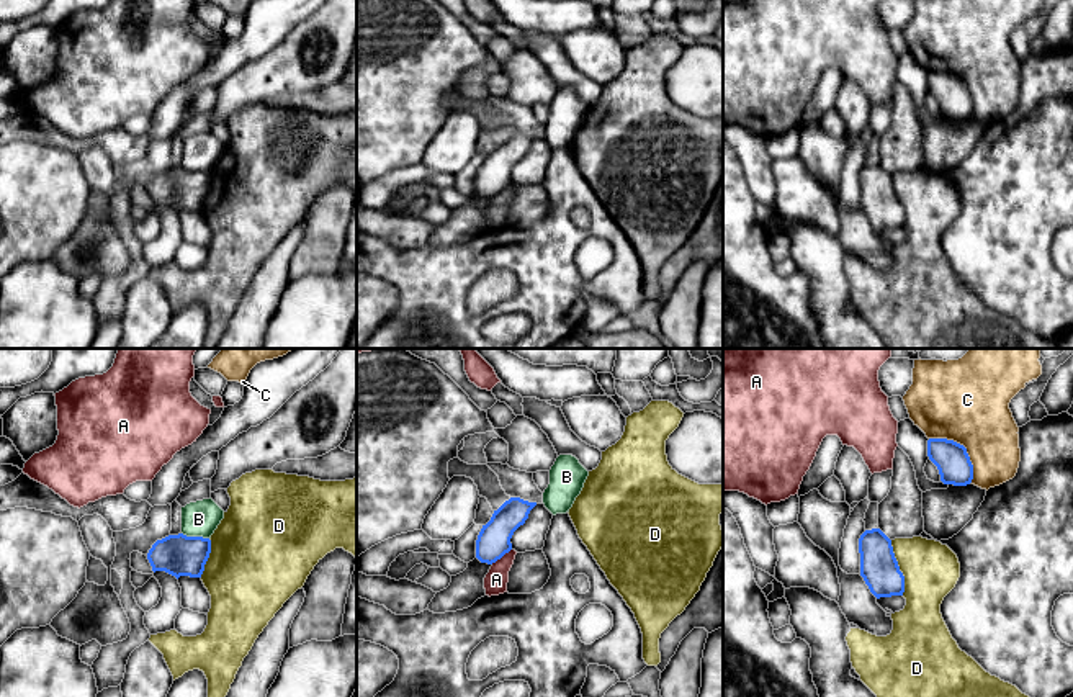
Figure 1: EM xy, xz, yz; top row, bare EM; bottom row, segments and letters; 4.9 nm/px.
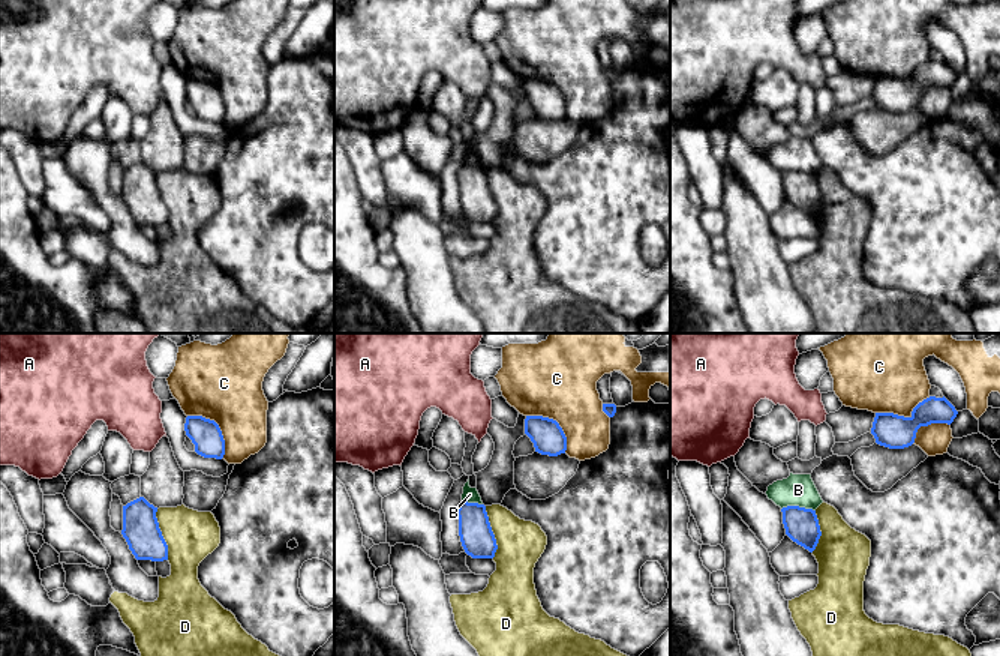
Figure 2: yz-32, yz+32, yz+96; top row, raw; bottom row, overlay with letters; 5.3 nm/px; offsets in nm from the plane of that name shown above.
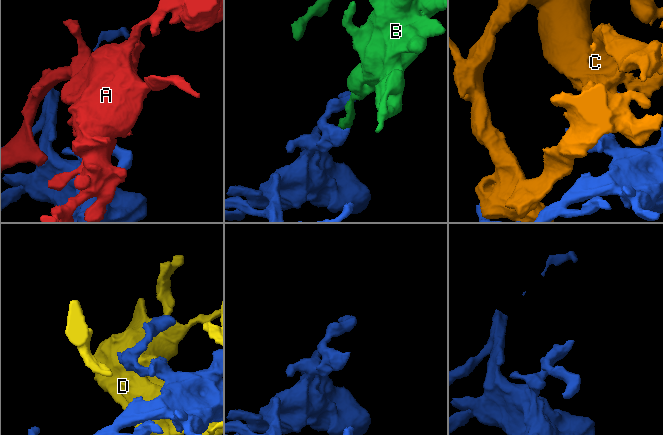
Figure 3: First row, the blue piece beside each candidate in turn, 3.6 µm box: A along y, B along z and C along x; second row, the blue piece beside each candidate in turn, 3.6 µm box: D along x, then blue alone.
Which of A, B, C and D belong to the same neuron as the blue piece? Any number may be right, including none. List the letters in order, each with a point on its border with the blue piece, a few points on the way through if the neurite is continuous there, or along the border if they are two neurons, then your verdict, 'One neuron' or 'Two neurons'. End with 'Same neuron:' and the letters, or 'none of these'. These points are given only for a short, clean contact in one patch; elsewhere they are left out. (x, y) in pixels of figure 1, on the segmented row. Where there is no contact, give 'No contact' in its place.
A: Touches blue at xz (501, 557). Boundary: xz (511, 548), (491, 563). Two neurons
B: Touches blue at xy (195, 537). Boundary: xy (182, 532), (208, 539). Two neurons
C: Touches blue at yz (964, 447). Two neurons
D: Touches blue at yz (898, 568). Two neurons
Same neuron: none of these

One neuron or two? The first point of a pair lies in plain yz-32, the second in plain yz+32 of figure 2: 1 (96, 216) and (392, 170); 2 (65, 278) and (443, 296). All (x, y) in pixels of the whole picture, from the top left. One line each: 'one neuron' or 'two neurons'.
1: one neuron
2: two neurons

